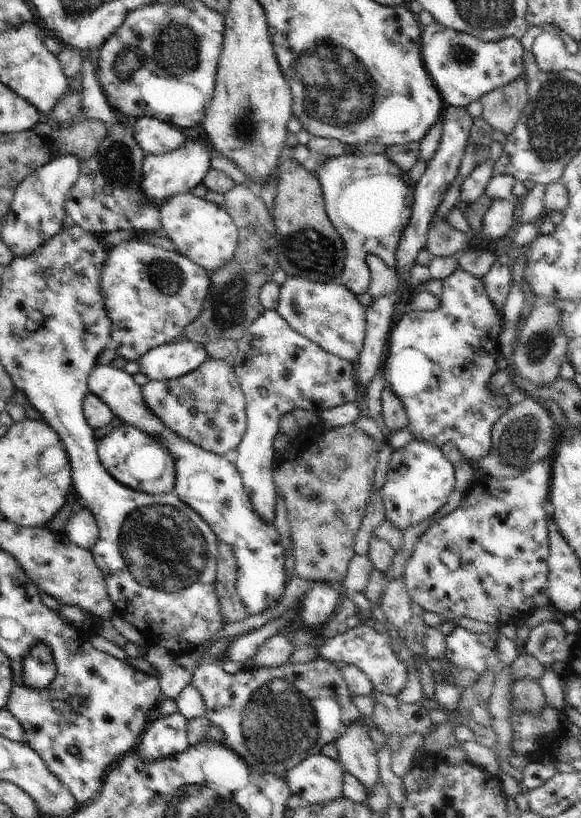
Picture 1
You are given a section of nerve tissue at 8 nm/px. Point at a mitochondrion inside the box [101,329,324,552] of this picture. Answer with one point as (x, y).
(225, 507)

